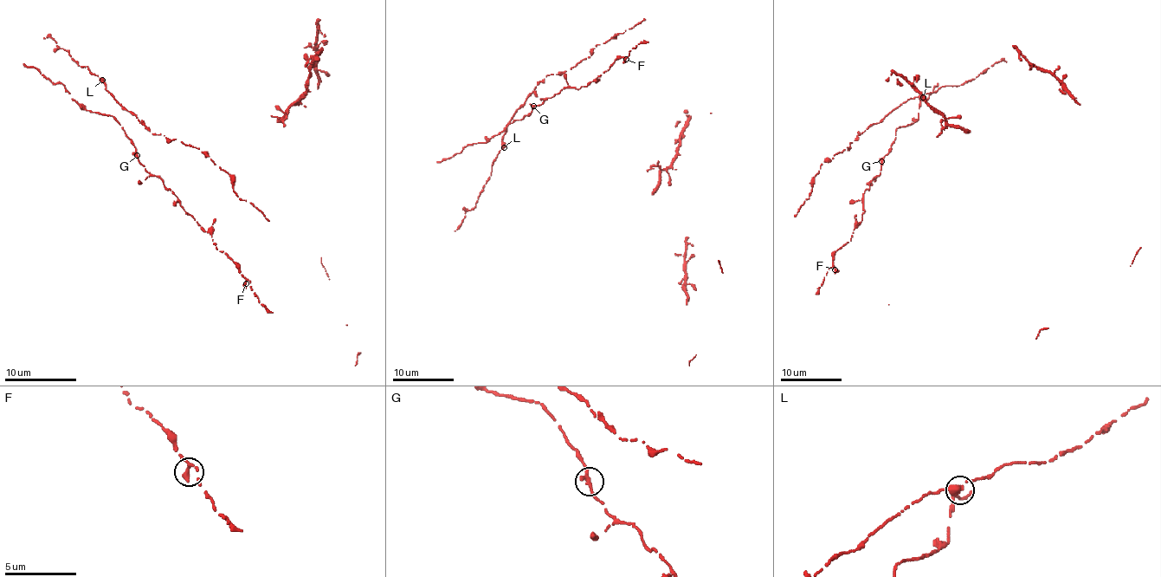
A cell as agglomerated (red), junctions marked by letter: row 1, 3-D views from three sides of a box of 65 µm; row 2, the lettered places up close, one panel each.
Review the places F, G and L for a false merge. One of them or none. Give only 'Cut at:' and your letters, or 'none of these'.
Cut at: none of these

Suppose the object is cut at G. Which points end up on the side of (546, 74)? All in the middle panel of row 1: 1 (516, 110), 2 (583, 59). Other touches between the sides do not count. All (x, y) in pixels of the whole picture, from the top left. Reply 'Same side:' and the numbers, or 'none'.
Same side: 1, 2

